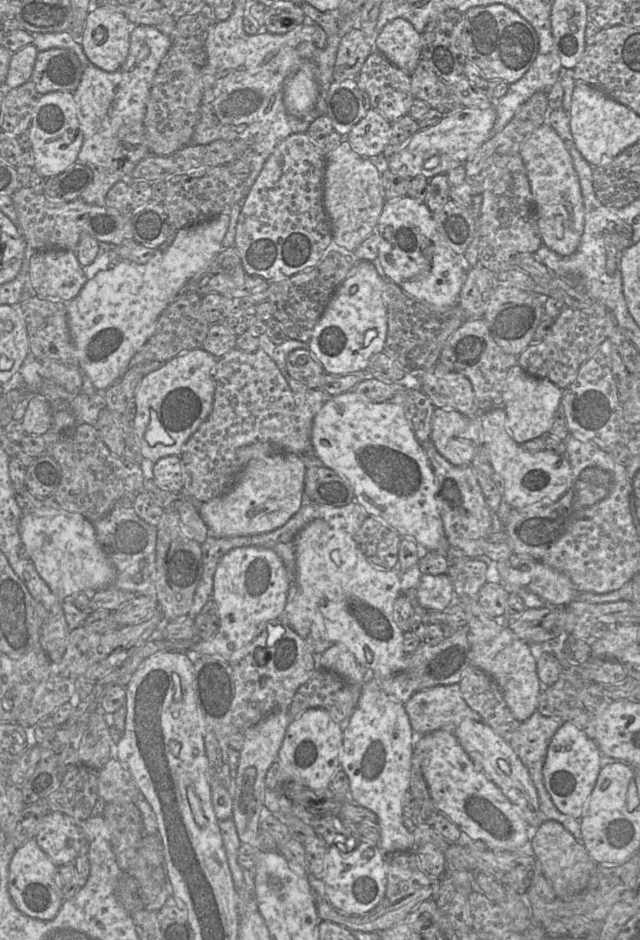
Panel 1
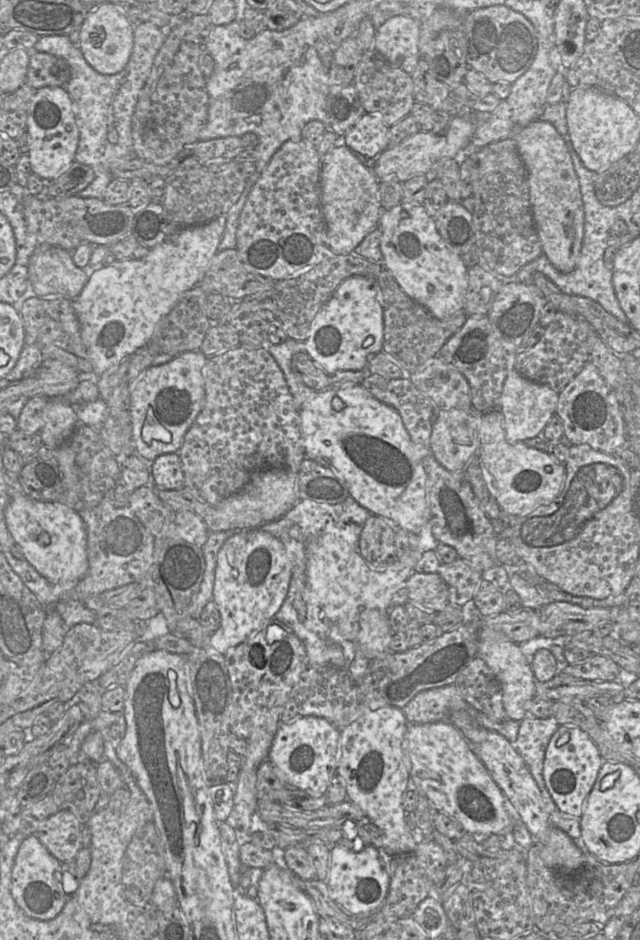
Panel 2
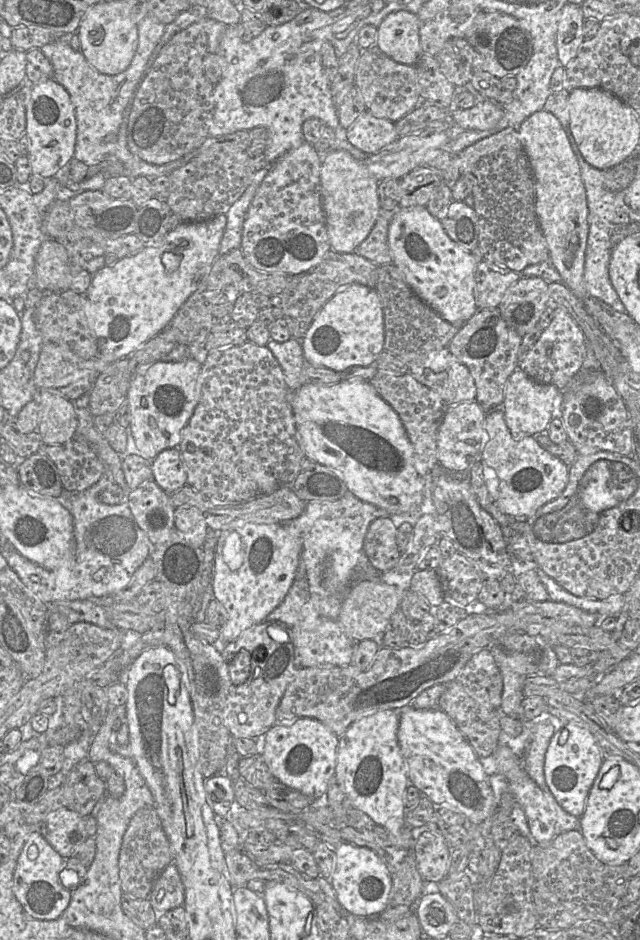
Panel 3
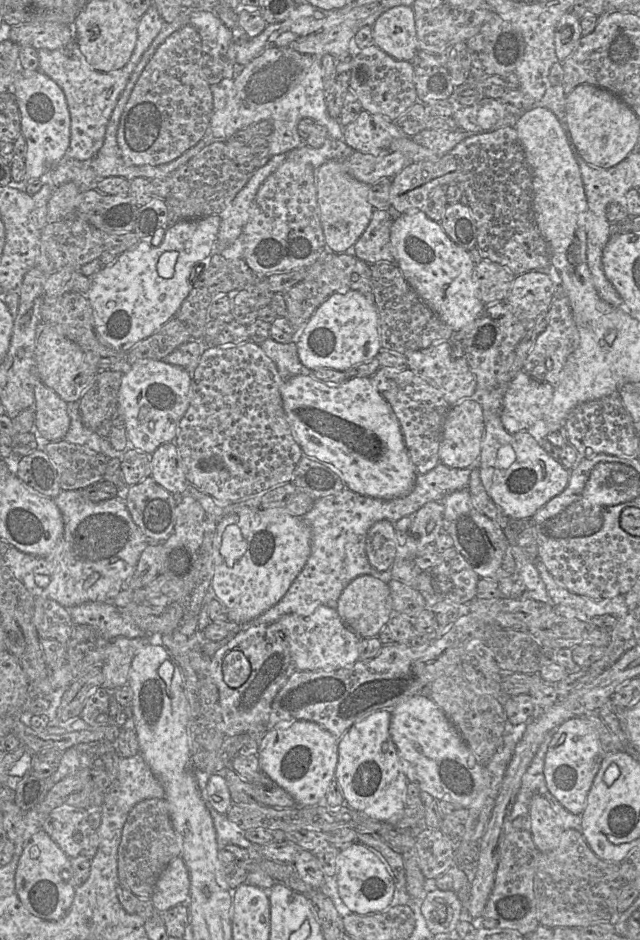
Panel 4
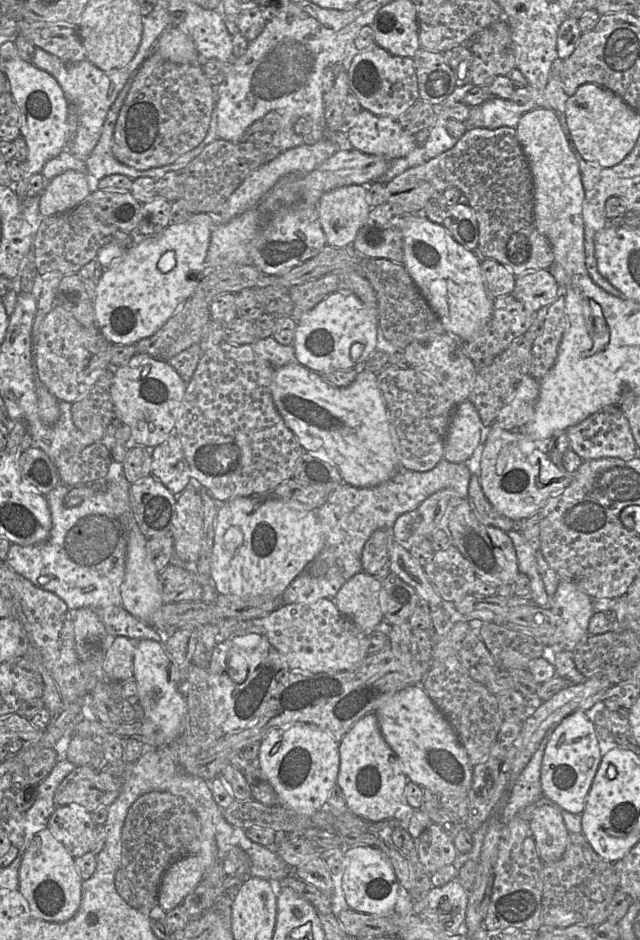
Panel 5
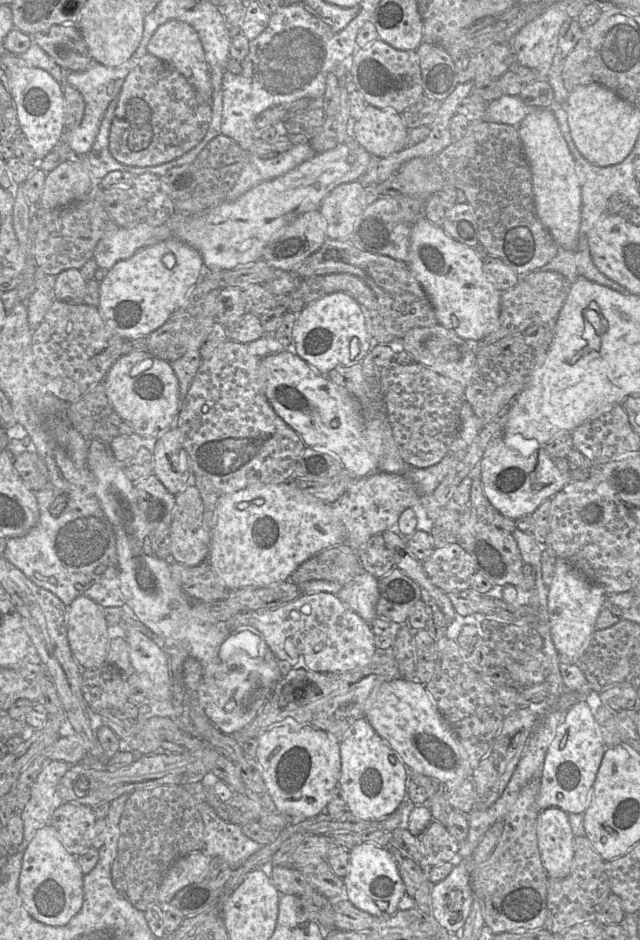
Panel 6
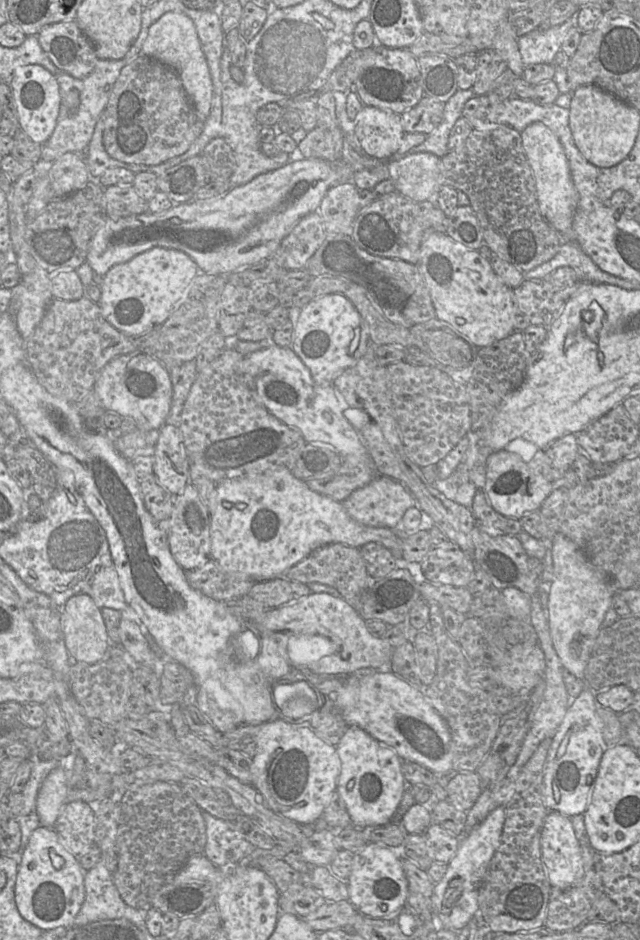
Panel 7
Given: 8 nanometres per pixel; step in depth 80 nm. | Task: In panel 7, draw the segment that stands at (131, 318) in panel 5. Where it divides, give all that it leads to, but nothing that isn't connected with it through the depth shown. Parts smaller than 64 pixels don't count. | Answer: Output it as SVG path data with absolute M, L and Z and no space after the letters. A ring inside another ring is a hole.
M153 247L129 261L115 264L104 275L98 303L102 315L119 331L131 337L140 336L167 320L199 272L194 260L186 253Z

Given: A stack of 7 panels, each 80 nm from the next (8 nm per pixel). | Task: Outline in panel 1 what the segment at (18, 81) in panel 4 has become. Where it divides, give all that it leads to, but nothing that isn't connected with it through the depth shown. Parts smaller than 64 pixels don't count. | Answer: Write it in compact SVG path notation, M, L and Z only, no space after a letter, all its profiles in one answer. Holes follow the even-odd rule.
M54 91L41 95L30 126L34 171L49 178L73 166L83 143L83 132L77 117L76 103L71 92Z

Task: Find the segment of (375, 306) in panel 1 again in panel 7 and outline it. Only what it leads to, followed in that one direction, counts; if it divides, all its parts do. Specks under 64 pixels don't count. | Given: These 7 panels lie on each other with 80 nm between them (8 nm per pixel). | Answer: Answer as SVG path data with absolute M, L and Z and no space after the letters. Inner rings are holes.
M339 293L325 294L312 299L302 308L291 308L293 323L291 349L309 369L313 380L319 385L332 385L334 379L346 368L354 366L373 348L366 329L361 330L361 316L353 303Z

